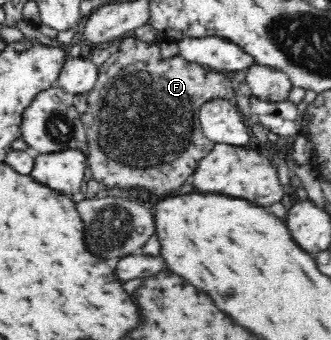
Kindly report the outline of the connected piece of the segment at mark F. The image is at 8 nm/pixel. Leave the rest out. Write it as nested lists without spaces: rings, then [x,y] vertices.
[[[124,39],[119,50],[99,67],[95,90],[83,96],[74,96],[75,106],[89,136],[88,165],[93,180],[101,183],[102,188],[137,187],[147,190],[153,196],[173,196],[173,192],[181,188],[185,180],[193,174],[199,160],[216,145],[203,134],[198,112],[201,105],[209,101],[234,102],[236,83],[218,71],[188,62],[179,55],[174,58],[163,58],[164,54],[161,47],[152,39]]]

